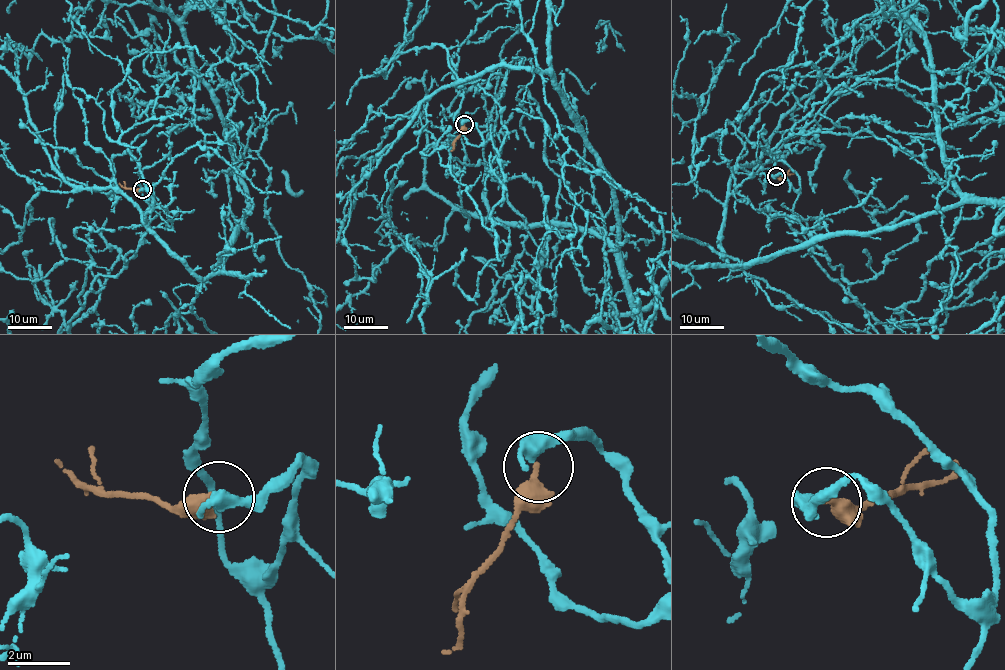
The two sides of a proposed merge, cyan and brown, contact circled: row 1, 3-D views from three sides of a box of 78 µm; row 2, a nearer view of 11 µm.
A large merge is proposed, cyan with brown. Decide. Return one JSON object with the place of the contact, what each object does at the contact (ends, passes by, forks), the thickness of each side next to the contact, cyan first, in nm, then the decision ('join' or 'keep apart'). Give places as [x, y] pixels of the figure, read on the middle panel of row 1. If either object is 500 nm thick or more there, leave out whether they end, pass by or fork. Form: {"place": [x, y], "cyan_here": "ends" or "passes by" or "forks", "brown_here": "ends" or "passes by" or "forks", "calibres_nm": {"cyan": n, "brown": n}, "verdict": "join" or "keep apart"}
{"place": [464, 124], "cyan_here": "passes by", "brown_here": "ends", "calibres_nm": {"cyan": 360, "brown": 380}, "verdict": "keep apart"}

